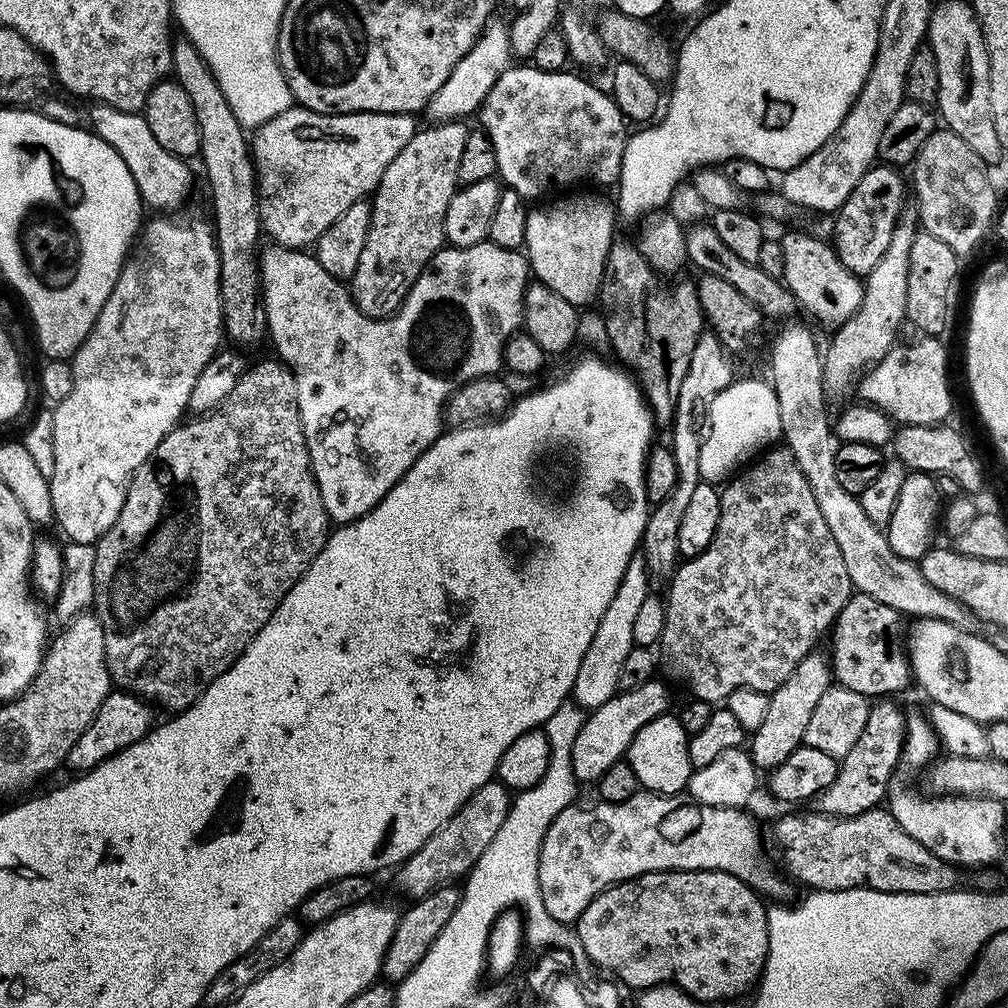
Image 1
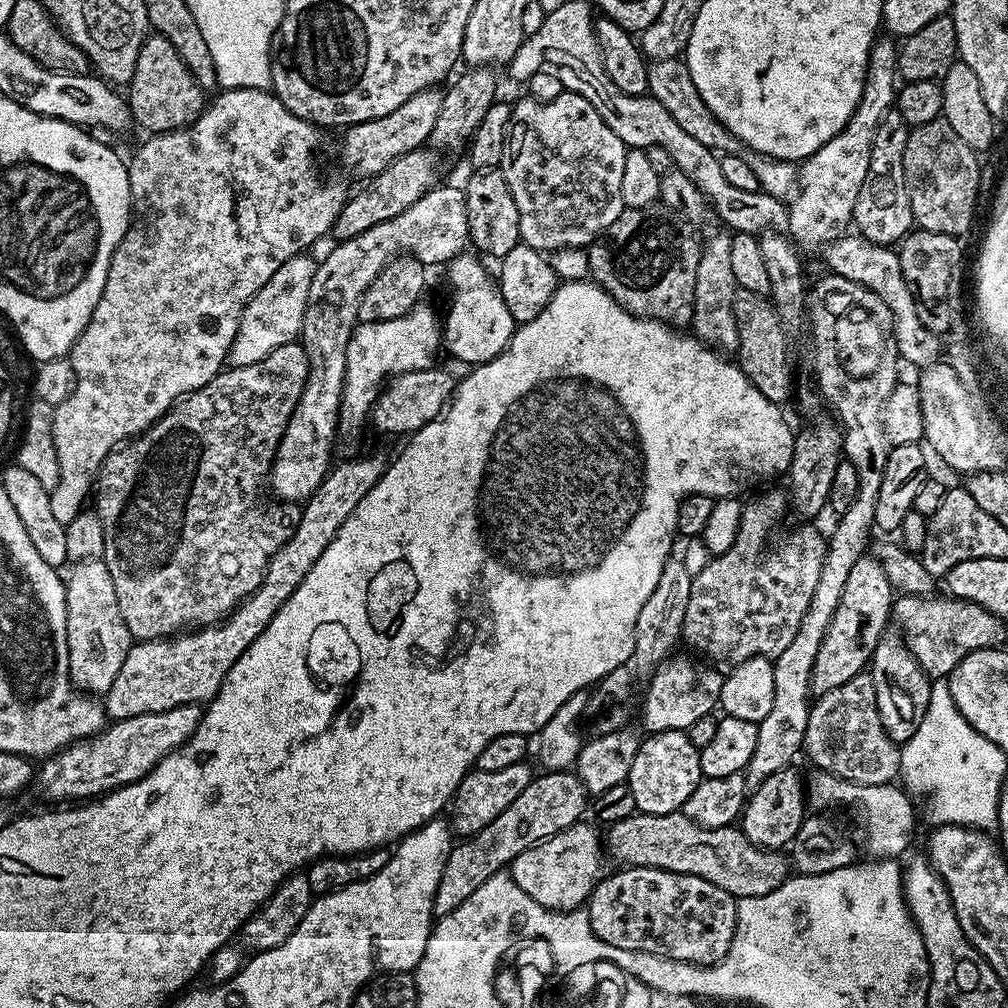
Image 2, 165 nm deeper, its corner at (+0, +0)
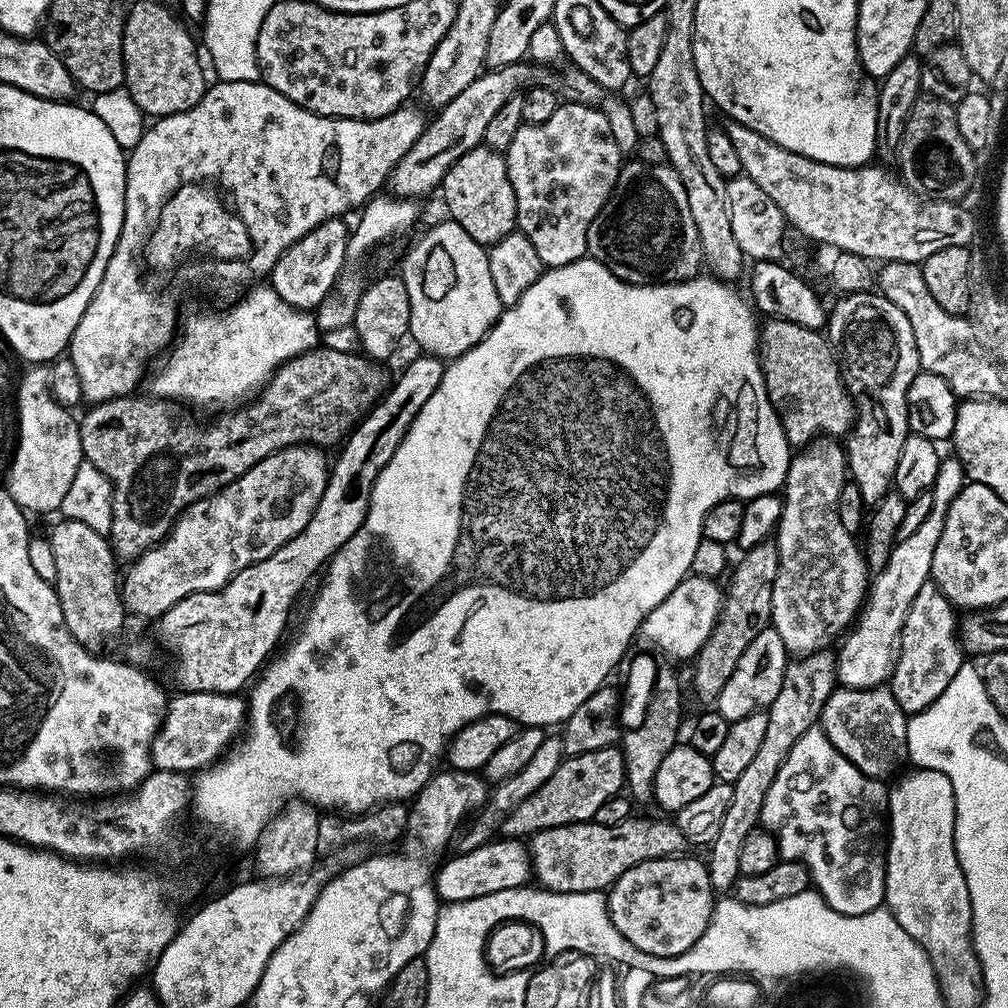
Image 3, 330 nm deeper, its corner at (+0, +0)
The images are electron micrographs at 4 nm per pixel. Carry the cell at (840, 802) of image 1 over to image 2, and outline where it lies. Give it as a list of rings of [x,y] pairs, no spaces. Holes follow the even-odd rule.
[[[886,634],[878,642],[872,655],[870,675],[878,698],[878,718],[882,718],[886,734],[890,734],[895,744],[903,746],[907,740],[914,738],[926,714],[926,706],[930,706],[932,680],[924,673],[922,666],[918,666],[911,650],[905,648],[903,643],[893,636]]]

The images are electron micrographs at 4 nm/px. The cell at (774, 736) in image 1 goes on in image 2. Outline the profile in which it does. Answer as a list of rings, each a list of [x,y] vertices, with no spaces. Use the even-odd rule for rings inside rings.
[[[865,554],[854,562],[842,598],[838,598],[838,610],[830,618],[826,638],[818,646],[818,658],[814,658],[812,671],[812,696],[819,698],[830,690],[838,690],[842,682],[861,675],[871,665],[872,655],[878,642],[886,635],[887,624],[890,624],[894,589],[890,578],[886,578],[883,568],[871,555]]]

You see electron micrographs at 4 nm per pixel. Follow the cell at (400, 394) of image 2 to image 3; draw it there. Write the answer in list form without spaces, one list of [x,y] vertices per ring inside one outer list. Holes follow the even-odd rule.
[[[317,346],[309,352],[298,354],[272,375],[260,389],[258,398],[225,411],[209,424],[195,424],[190,417],[184,416],[179,403],[153,398],[148,394],[119,396],[116,400],[91,405],[87,409],[89,412],[78,420],[80,441],[85,461],[102,470],[105,478],[112,483],[110,543],[117,557],[131,562],[147,548],[153,548],[172,531],[172,525],[185,508],[202,498],[213,496],[279,448],[305,442],[339,445],[368,409],[384,395],[390,384],[390,379],[377,361],[356,352]]]

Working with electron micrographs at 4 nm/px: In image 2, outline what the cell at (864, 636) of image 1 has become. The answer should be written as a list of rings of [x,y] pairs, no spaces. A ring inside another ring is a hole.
[[[948,594],[936,595],[897,595],[892,602],[891,619],[900,627],[902,643],[914,654],[918,666],[922,666],[932,680],[942,680],[953,672],[962,658],[966,658],[966,654],[974,654],[974,650],[983,648],[1001,647],[1005,643],[1006,624],[969,600],[958,600]]]

